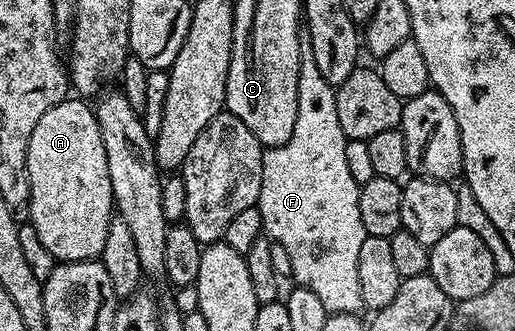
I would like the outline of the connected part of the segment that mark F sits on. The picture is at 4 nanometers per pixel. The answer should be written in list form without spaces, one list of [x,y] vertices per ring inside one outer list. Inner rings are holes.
[[[305,26],[299,28],[300,34],[300,86],[298,87],[298,97],[296,98],[296,126],[292,130],[292,138],[275,148],[265,149],[262,153],[262,181],[260,182],[260,194],[258,195],[257,207],[262,215],[262,227],[265,235],[269,236],[273,243],[284,246],[284,251],[292,262],[292,280],[295,285],[312,290],[316,298],[324,305],[324,310],[328,314],[336,312],[353,312],[355,314],[363,311],[362,299],[360,298],[360,273],[358,272],[360,263],[360,245],[366,237],[364,222],[360,222],[360,198],[358,197],[359,184],[356,178],[348,171],[348,161],[344,158],[346,149],[346,135],[340,126],[340,117],[336,115],[336,88],[320,74],[316,67],[316,57],[312,55],[312,38],[308,34]]]

